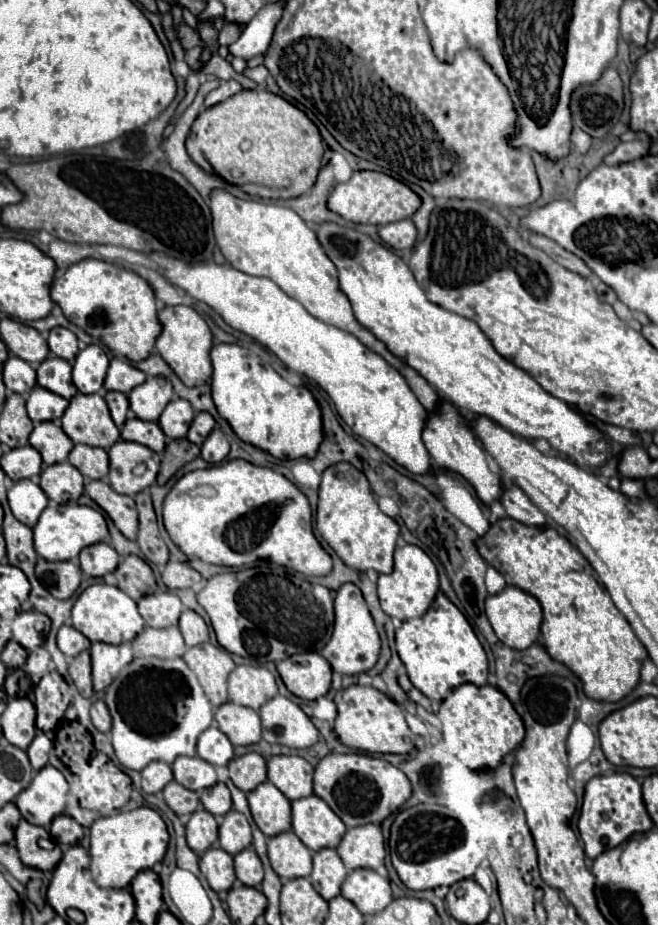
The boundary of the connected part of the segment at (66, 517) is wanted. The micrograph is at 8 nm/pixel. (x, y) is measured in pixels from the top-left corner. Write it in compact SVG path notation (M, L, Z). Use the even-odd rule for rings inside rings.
M49 505L37 525L33 527L33 539L35 539L35 551L47 559L47 561L71 561L77 559L81 549L95 545L95 543L103 543L109 539L109 529L105 523L103 513L85 507L85 505Z

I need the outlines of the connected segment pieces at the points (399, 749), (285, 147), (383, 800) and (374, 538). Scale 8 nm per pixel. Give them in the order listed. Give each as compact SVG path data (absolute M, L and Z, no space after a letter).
M347 687L343 691L343 699L337 703L337 711L339 715L335 721L335 733L339 741L351 749L367 753L409 753L415 747L411 743L413 733L405 721L403 711L393 699L375 687Z
M249 89L199 113L185 147L201 169L209 165L211 173L261 199L301 197L313 187L323 155L321 135L303 111L275 93Z
M329 753L323 757L315 767L313 789L315 795L321 797L347 827L359 827L365 823L379 825L393 811L401 809L403 803L413 795L411 783L401 769L379 757L361 753Z
M337 463L323 471L319 485L317 531L343 559L345 565L357 571L375 569L377 573L393 571L393 551L399 537L399 525L385 515L373 499L367 477L349 463Z

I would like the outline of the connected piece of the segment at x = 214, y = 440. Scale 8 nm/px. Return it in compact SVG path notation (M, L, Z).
M213 429L209 439L205 439L201 447L201 457L207 463L221 463L227 457L227 453L229 453L229 441L219 429Z

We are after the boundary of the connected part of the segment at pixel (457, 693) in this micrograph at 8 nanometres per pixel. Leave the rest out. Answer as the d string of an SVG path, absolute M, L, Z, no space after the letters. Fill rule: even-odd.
M463 683L441 701L437 717L443 723L443 735L449 751L471 769L497 767L503 757L517 749L525 737L525 727L519 713L513 709L507 695L493 685Z

